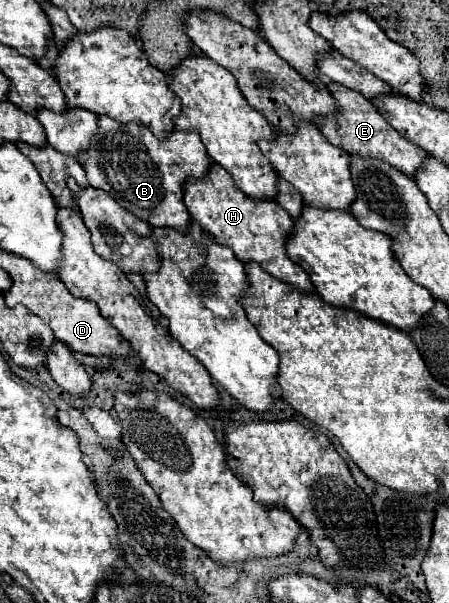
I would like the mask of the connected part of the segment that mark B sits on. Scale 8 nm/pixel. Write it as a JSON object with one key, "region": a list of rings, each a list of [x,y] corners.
{"region":[[[99,117],[99,131],[95,135],[95,143],[91,143],[91,155],[87,155],[87,163],[81,163],[89,185],[107,191],[113,199],[131,211],[137,219],[147,221],[151,227],[171,227],[175,231],[189,231],[189,211],[183,203],[183,183],[189,179],[203,179],[211,169],[211,159],[195,133],[173,131],[169,139],[155,139],[155,135],[143,127],[141,123],[115,123],[111,117]]]}

